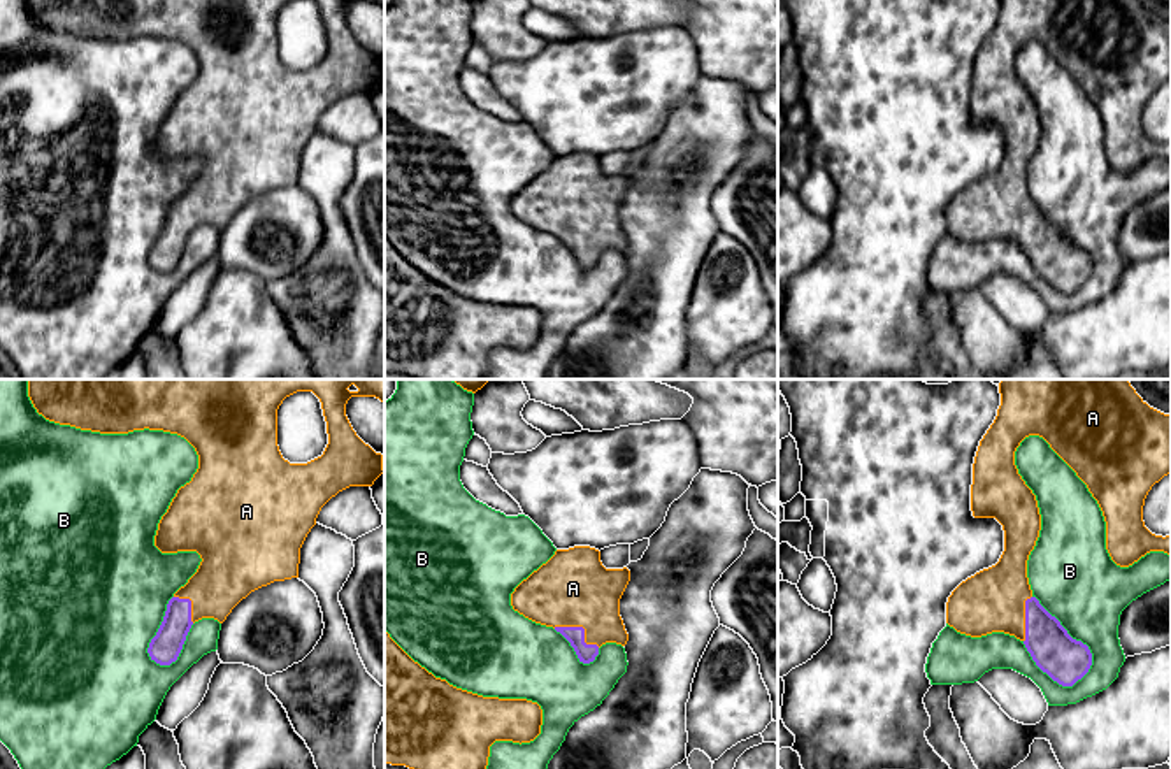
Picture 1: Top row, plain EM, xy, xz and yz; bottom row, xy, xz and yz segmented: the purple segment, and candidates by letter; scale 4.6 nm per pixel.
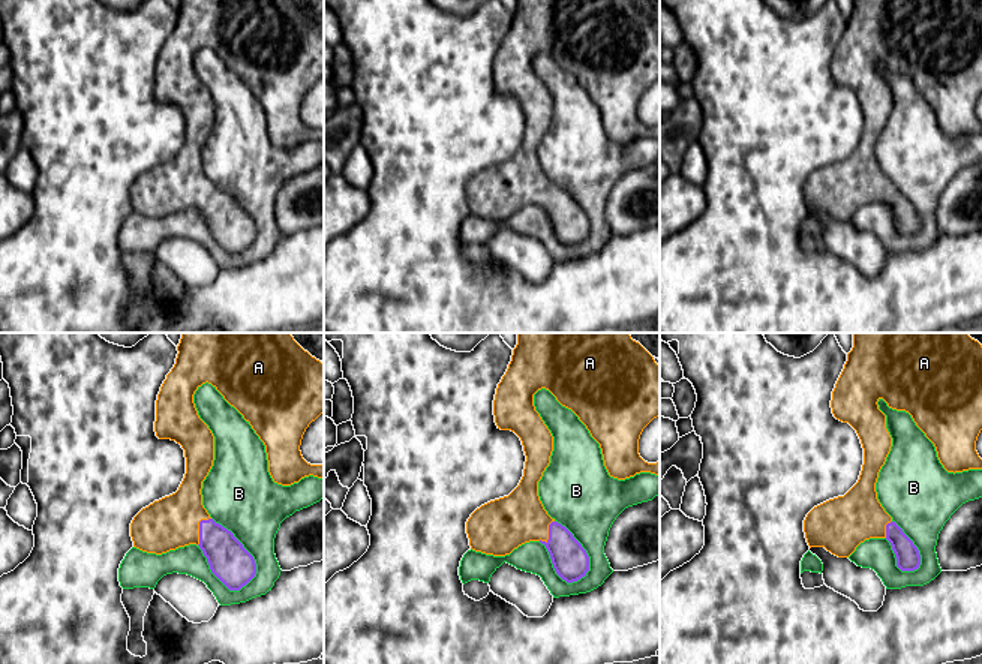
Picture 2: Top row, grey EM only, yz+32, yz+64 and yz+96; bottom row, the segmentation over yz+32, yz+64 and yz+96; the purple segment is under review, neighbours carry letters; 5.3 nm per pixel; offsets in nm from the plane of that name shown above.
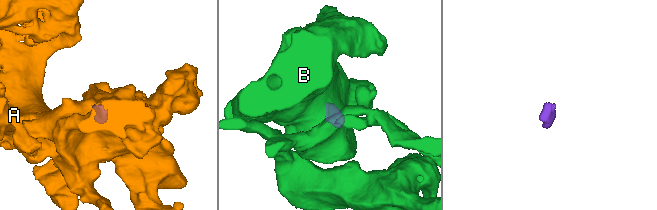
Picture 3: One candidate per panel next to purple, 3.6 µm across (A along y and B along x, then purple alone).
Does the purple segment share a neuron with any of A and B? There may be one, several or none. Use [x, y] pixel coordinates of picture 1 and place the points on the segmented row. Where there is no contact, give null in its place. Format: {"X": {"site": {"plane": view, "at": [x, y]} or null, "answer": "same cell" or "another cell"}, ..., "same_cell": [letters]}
{"A": {"site": {"plane": "xz", "at": [581, 627]}, "answer": "same cell"}, "B": {"site": {"plane": "yz", "at": [1080, 641]}, "answer": "another cell"}, "same_cell": ["A"]}

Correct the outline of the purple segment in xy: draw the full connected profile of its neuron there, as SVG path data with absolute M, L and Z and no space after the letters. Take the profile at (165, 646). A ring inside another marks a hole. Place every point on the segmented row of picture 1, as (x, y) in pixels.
M28 379L28 397L33 407L37 409L37 413L42 414L49 421L54 421L60 425L70 425L81 430L100 432L100 434L128 434L128 432L144 430L144 428L163 430L163 432L170 432L170 434L177 434L184 437L195 448L198 455L197 472L193 474L190 483L186 483L184 486L177 490L167 513L162 516L156 535L154 535L154 546L162 553L197 551L202 558L197 572L169 600L163 622L156 636L149 643L147 653L151 660L154 660L160 665L170 665L172 662L177 660L183 650L183 644L186 641L186 636L195 622L202 618L214 618L219 623L223 623L226 616L232 613L232 609L242 599L246 599L251 592L262 586L267 586L274 581L298 578L300 548L307 534L311 532L311 528L316 525L316 518L321 507L339 492L349 486L372 486L374 481L381 474L384 474L383 455L376 453L369 444L365 444L356 435L356 432L353 430L346 416L346 404L351 397L376 397L381 402L384 402L384 379ZM297 392L313 392L321 402L323 416L327 421L328 444L321 456L307 464L290 464L288 460L283 458L277 446L277 409L286 397Z

